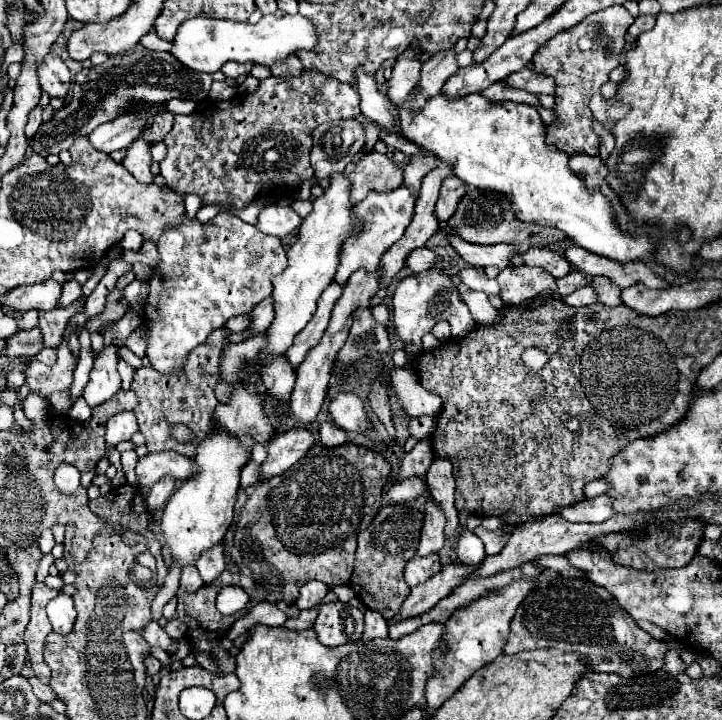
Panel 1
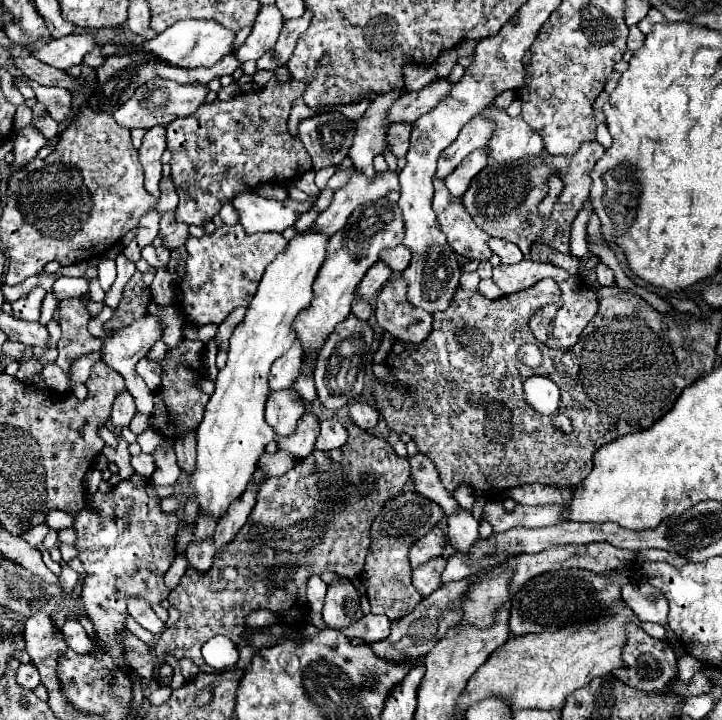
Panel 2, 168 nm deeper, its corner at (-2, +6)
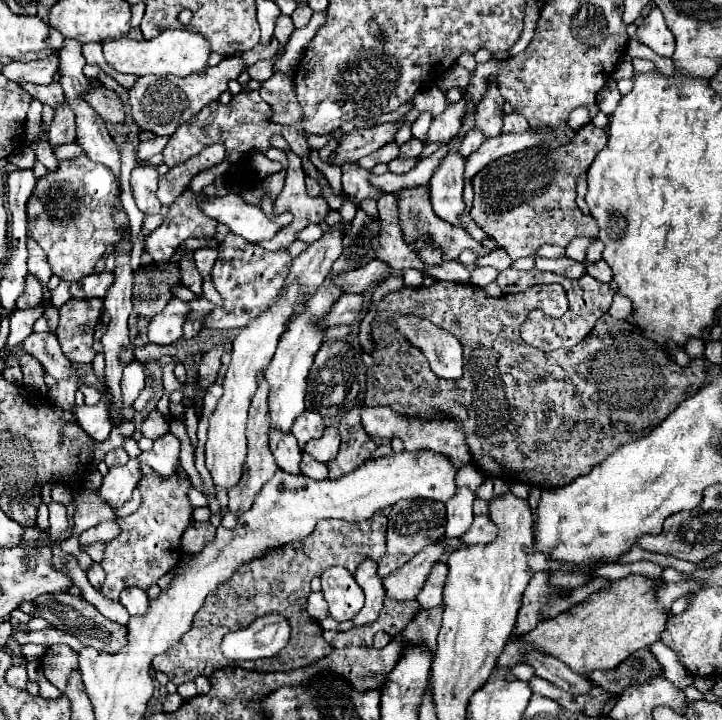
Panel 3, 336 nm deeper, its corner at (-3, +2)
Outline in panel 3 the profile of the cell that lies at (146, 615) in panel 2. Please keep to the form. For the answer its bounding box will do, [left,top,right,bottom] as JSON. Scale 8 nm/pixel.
[120,587,148,615]

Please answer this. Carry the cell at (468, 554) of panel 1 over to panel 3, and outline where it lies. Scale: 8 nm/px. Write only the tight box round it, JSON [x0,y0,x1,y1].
[446,487,476,537]

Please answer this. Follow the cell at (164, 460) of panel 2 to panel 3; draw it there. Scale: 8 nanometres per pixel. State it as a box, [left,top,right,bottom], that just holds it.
[140,433,180,477]

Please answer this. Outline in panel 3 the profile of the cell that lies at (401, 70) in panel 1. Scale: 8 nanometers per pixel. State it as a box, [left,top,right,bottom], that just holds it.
[340,163,382,205]

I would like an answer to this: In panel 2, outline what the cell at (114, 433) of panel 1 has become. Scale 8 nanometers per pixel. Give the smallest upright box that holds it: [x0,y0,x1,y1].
[111,391,137,429]

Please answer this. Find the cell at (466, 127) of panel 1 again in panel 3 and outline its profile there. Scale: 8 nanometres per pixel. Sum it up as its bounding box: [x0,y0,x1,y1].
[502,111,526,133]

